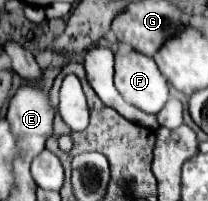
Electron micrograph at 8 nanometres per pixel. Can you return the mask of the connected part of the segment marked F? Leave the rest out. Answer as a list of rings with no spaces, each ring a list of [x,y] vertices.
[[[136,50],[116,54],[114,84],[126,102],[148,114],[158,114],[170,98],[168,80],[160,74],[156,62]]]

